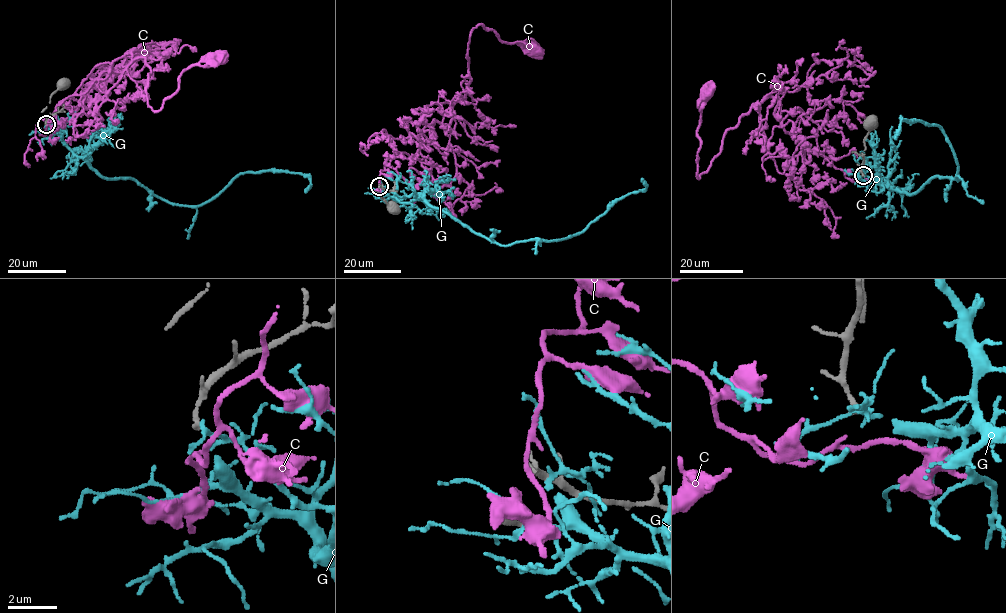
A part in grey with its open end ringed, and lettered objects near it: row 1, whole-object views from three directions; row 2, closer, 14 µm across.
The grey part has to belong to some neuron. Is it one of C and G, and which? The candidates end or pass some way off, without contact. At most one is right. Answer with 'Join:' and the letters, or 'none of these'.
Join: G

